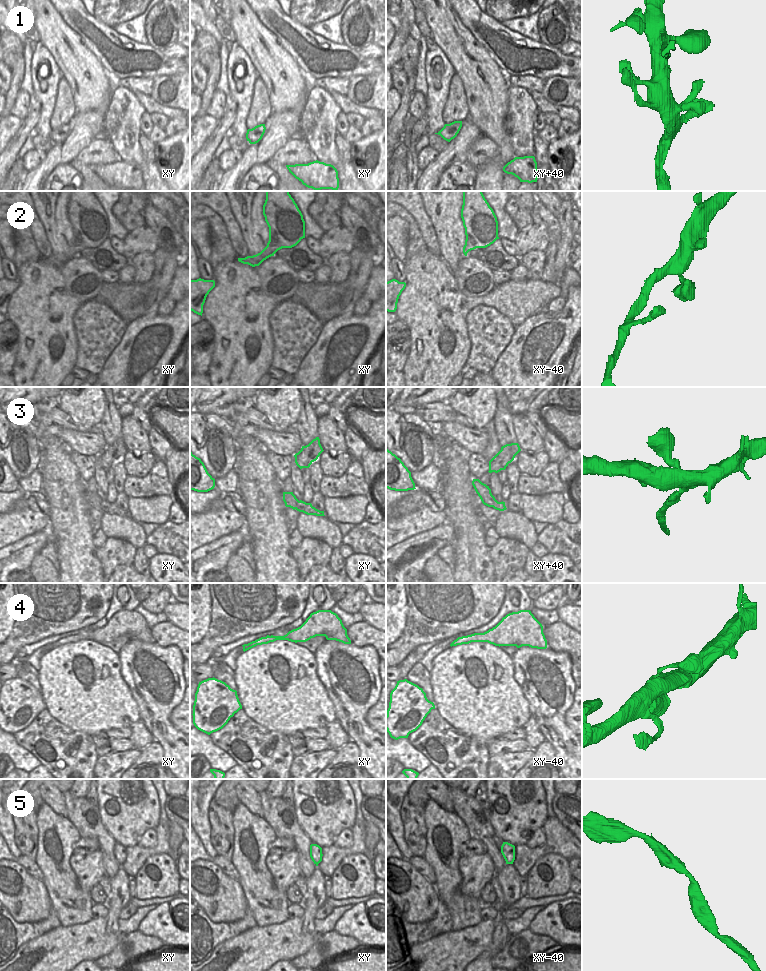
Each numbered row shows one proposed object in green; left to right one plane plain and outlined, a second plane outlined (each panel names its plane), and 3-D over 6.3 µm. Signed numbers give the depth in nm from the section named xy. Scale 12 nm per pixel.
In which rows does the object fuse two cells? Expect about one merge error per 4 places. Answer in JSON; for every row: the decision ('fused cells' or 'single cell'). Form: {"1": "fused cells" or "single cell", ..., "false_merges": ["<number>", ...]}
{"1": "single cell", "2": "single cell", "3": "fused cells", "4": "single cell", "5": "single cell", "false_merges": ["3"]}

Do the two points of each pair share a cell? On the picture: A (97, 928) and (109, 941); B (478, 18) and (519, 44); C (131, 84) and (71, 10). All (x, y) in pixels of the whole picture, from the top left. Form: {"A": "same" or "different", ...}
{"A": "same", "B": "same", "C": "different"}

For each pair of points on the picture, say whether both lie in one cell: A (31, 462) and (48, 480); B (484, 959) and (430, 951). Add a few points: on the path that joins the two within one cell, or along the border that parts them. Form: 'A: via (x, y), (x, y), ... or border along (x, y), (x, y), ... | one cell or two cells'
A: border along (40, 449), (40, 460), (37, 468) | two cells
B: border along (491, 940), (488, 947), (473, 960) | two cells

